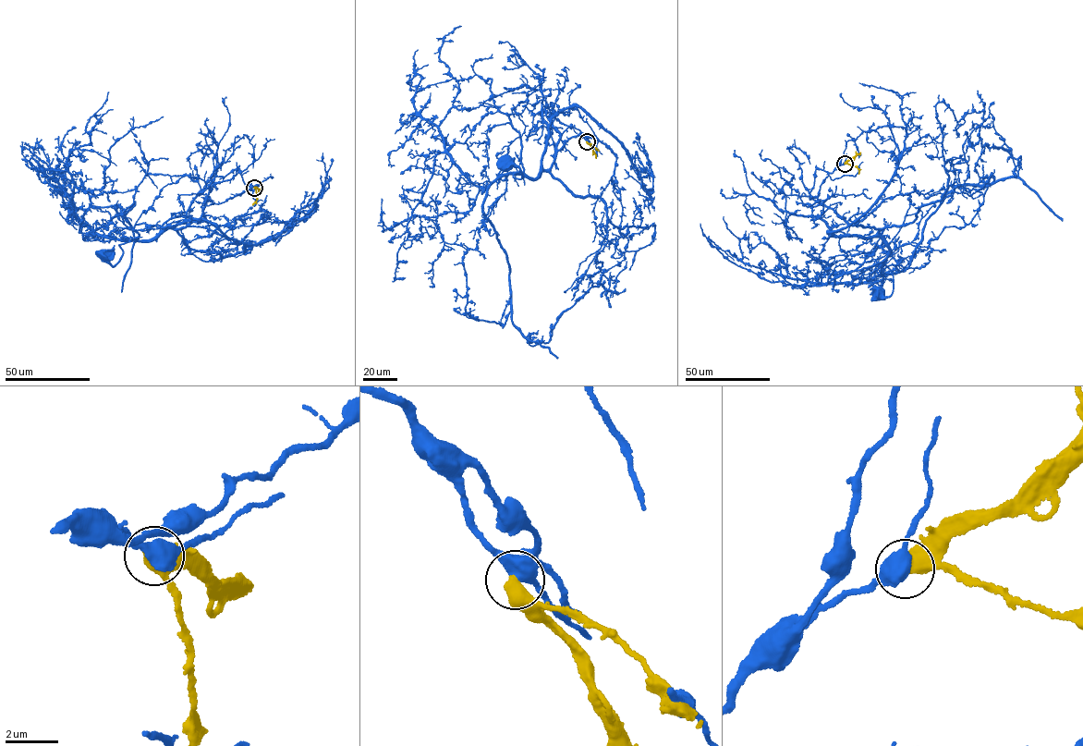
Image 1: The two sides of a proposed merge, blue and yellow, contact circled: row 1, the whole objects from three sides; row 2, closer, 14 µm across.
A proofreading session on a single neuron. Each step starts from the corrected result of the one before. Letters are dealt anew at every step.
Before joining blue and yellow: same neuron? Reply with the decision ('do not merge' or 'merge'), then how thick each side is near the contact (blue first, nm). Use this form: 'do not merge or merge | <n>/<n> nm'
do not merge | 550/600 nm

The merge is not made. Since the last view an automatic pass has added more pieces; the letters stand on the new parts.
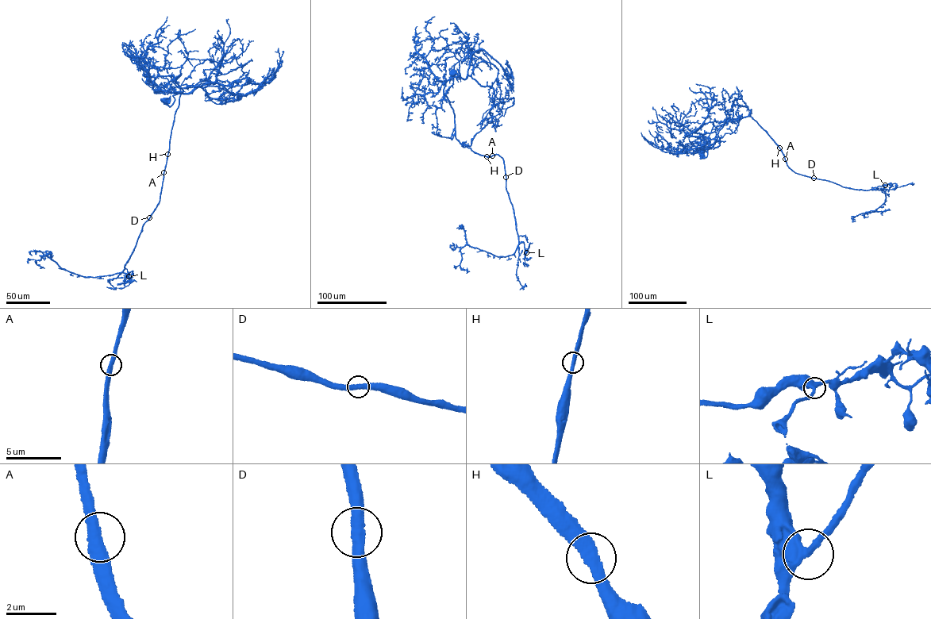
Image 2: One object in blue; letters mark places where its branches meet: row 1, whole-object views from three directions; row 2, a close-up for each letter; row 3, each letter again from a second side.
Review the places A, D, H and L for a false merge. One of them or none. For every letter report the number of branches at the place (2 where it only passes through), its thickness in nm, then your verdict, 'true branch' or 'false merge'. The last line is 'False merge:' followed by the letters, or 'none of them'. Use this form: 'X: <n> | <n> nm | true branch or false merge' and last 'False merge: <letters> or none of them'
A: 2 | 380 nm | true branch
D: 2 | 440 nm | true branch
H: 2 | 400 nm | true branch
L: 2 | 380 nm | true branch
False merge: none of them

